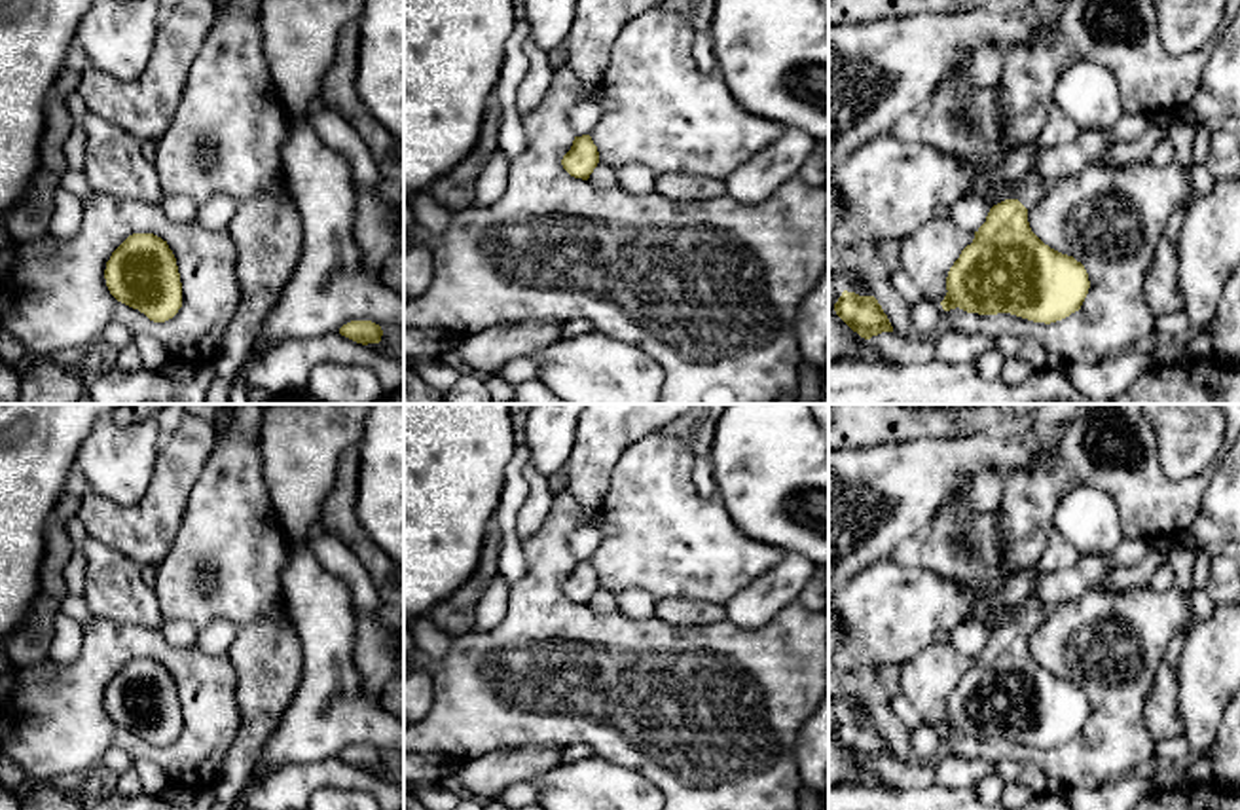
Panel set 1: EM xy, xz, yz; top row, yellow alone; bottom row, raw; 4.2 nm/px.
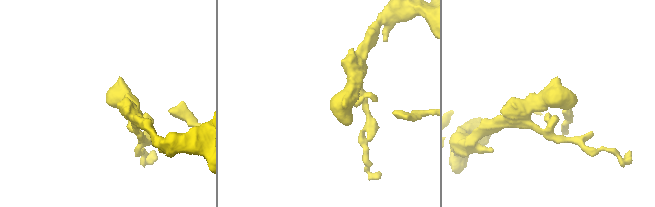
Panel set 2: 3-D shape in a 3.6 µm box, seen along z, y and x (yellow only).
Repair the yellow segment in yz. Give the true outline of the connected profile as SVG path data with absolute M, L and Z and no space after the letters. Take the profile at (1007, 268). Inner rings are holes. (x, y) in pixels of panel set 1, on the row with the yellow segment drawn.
M1028 173L1014 199L994 205L986 222L975 231L948 271L946 296L940 302L944 311L963 309L978 315L1011 313L1033 322L1056 322L1079 311L1088 288L1088 273L1073 256L1062 254L1045 245L1030 228L1028 211L1049 192L1037 173Z

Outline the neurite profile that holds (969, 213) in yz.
M969 193L957 197L948 209L952 222L967 231L978 231L990 212L990 207L982 199Z

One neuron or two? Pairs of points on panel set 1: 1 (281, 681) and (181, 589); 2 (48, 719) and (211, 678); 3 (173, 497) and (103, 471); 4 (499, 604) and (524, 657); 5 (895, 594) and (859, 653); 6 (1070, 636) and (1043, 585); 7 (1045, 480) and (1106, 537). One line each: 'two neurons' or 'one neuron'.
1: two neurons
2: one neuron
3: two neurons
4: two neurons
5: one neuron
6: two neurons
7: two neurons

